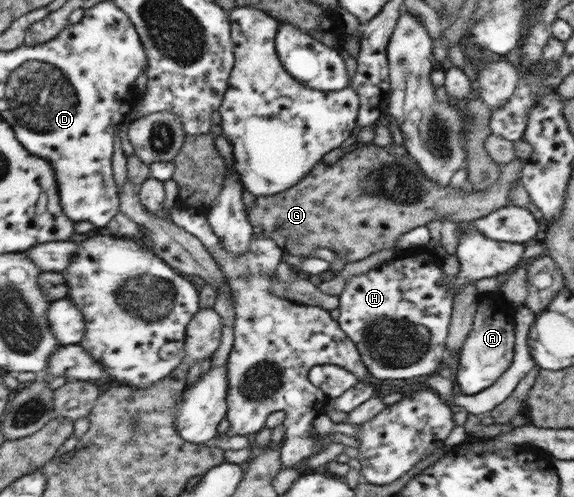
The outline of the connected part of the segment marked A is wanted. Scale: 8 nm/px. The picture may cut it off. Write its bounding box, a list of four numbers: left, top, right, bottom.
[456,293,515,395]

